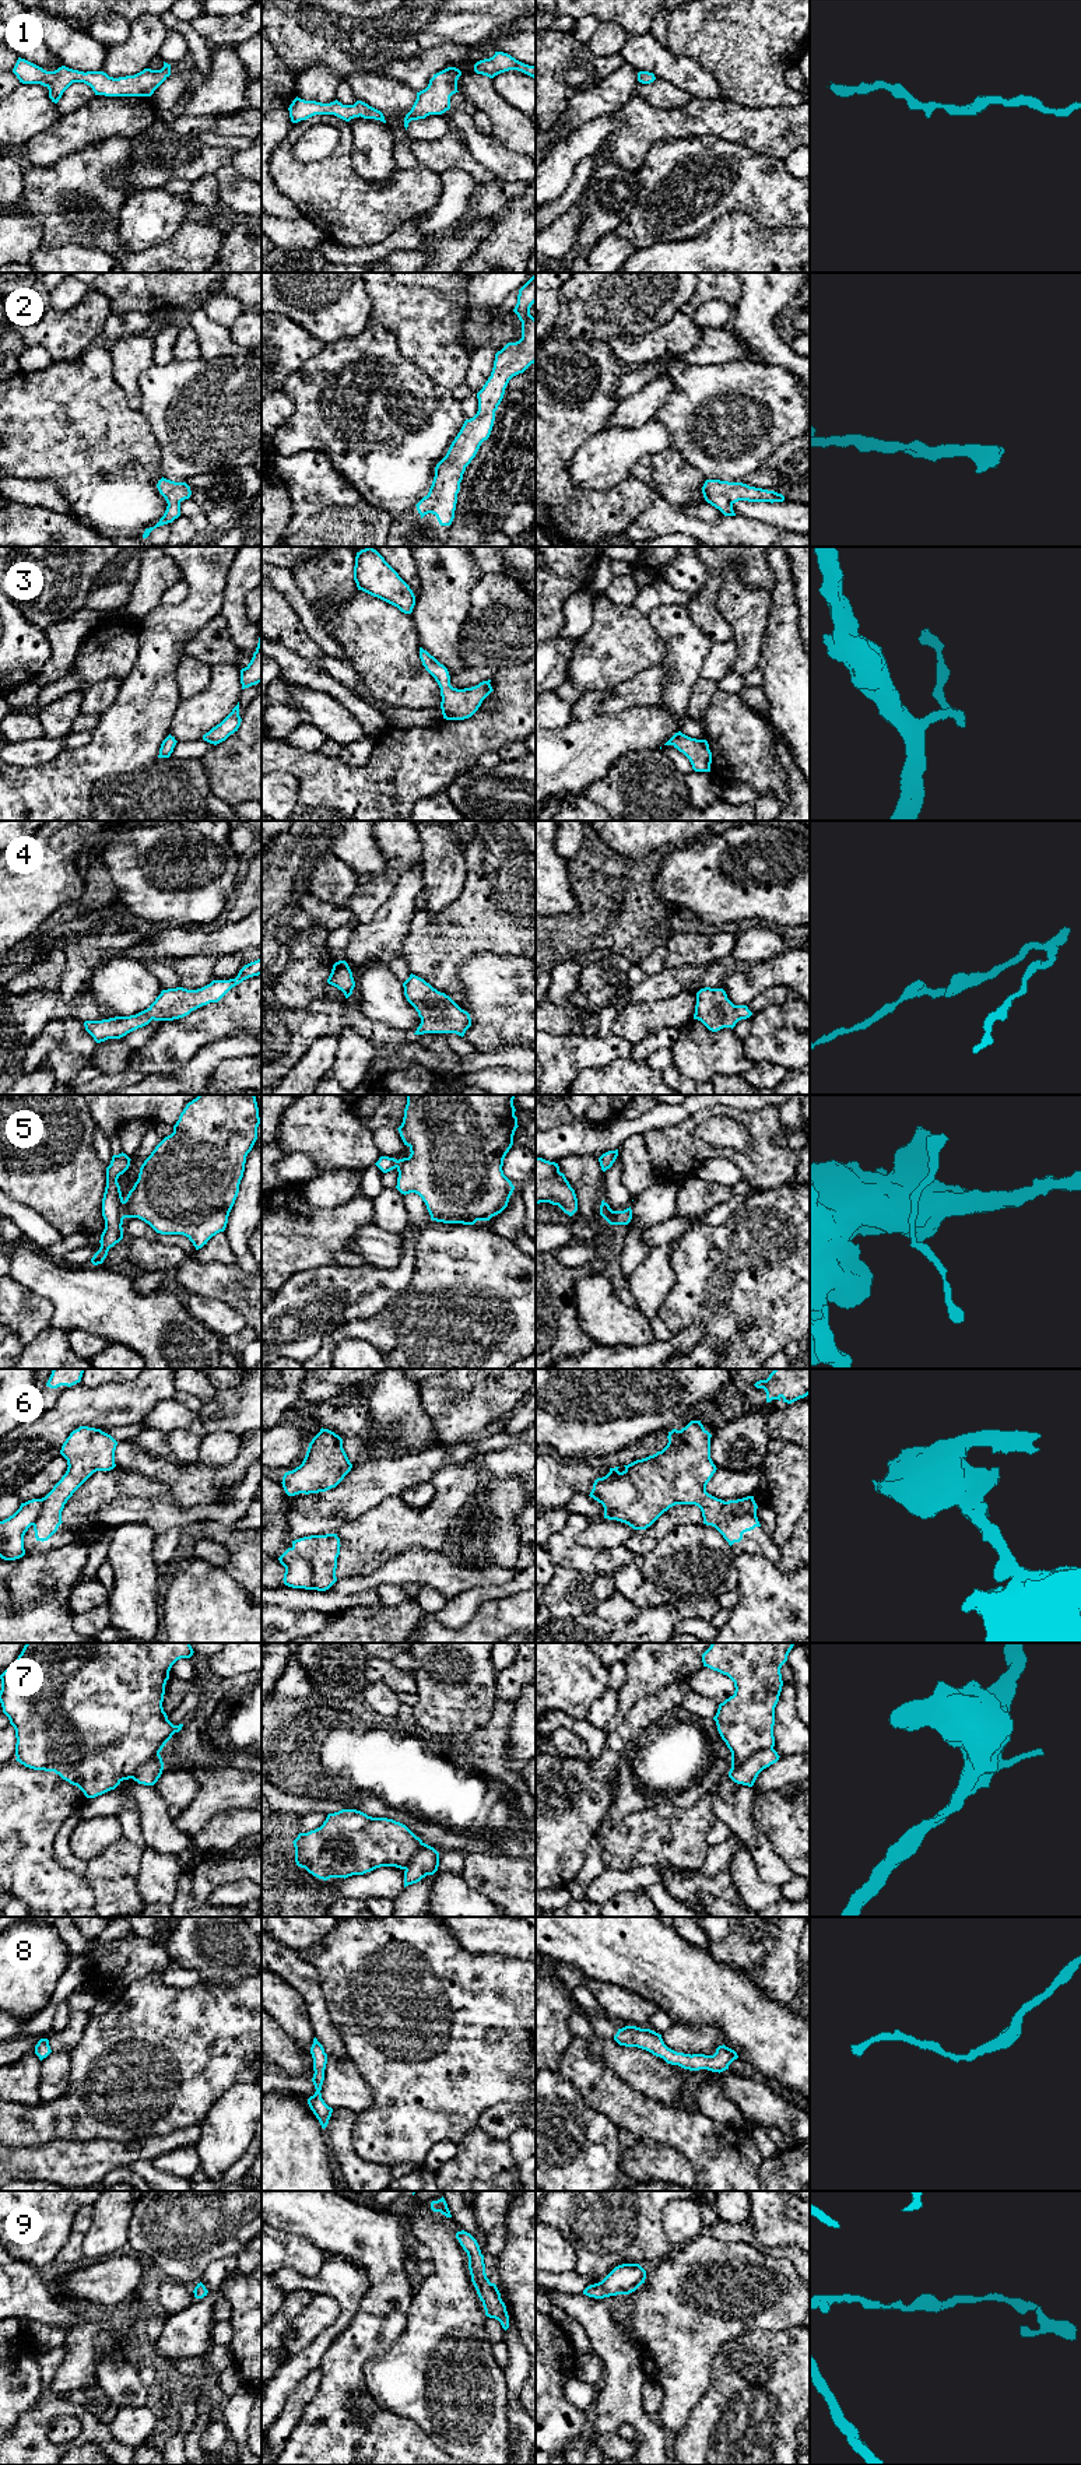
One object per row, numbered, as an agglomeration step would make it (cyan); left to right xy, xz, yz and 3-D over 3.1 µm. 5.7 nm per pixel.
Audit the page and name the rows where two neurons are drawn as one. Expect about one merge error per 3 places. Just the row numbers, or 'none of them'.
5, 6, 7

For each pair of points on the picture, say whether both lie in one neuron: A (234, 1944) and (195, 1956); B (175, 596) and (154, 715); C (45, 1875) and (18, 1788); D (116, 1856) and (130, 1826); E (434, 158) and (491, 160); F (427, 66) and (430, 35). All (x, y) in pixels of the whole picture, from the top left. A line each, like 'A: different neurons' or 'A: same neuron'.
A: same neuron
B: different neurons
C: same neuron
D: different neurons
E: different neurons
F: different neurons

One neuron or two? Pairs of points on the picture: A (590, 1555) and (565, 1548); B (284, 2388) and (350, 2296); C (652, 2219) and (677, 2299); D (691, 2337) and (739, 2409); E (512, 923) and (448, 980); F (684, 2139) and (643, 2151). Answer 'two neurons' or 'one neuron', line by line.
A: one neuron
B: one neuron
C: two neurons
D: two neurons
E: one neuron
F: two neurons

